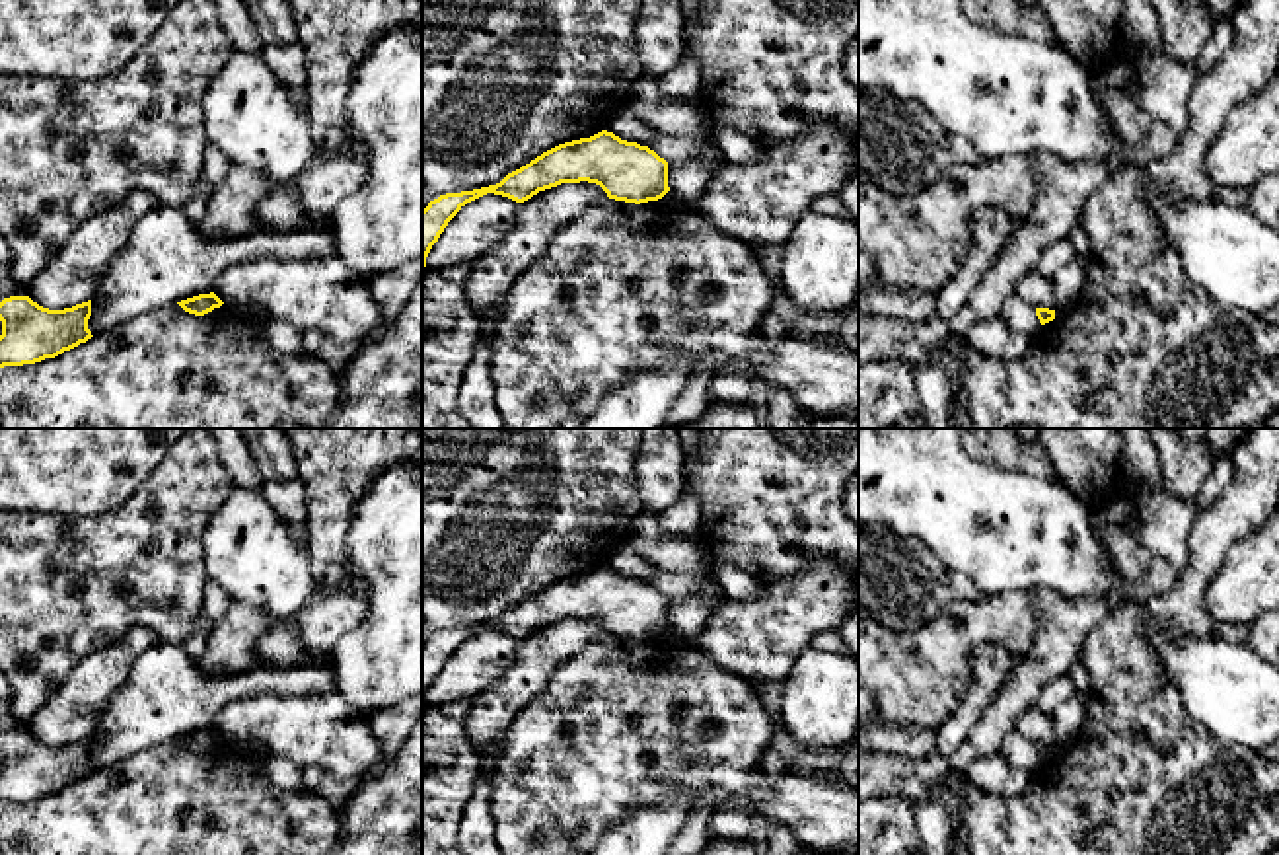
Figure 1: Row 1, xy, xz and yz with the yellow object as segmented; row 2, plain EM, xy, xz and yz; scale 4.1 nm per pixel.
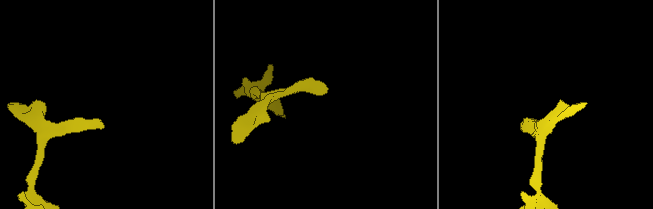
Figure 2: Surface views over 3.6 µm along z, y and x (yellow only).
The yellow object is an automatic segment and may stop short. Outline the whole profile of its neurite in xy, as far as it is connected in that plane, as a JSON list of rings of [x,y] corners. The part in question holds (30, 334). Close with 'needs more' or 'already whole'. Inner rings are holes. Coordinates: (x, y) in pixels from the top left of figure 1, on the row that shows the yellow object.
[[[29,296],[0,302],[0,368],[35,364],[91,339],[88,319],[91,300],[64,310],[49,310]]]; already whole

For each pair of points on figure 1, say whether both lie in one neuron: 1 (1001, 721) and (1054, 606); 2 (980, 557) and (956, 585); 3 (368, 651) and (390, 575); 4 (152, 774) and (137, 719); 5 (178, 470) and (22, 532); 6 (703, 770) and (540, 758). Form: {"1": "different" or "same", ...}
{"1": "same", "2": "different", "3": "same", "4": "different", "5": "same", "6": "same"}

